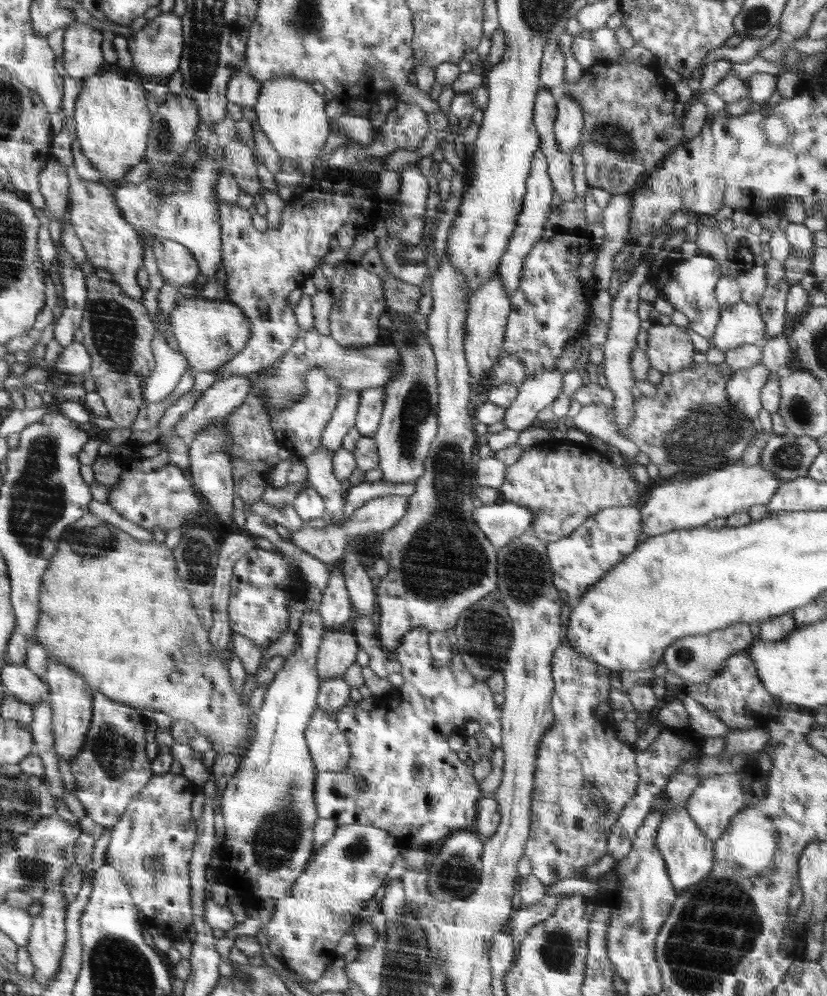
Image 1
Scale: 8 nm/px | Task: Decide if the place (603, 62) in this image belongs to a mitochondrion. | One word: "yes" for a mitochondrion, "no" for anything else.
no

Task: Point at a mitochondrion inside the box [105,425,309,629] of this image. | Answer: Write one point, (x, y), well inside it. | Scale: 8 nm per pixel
(196, 552)

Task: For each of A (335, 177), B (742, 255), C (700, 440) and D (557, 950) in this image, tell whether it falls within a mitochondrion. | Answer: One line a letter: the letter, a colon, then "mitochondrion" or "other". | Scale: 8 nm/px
A: other
B: mitochondrion
C: mitochondrion
D: mitochondrion

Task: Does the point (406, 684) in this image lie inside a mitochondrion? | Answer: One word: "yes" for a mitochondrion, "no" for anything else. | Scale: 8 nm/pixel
no

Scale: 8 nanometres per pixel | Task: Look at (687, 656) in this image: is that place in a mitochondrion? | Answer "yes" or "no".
yes

